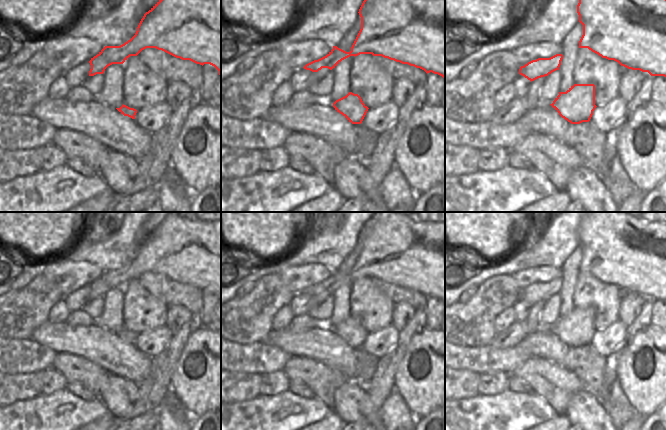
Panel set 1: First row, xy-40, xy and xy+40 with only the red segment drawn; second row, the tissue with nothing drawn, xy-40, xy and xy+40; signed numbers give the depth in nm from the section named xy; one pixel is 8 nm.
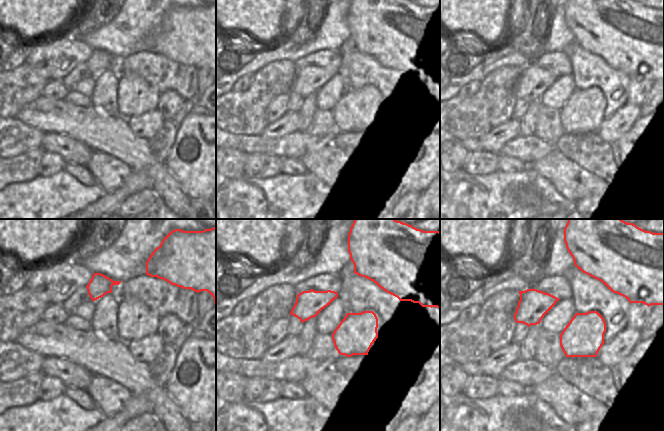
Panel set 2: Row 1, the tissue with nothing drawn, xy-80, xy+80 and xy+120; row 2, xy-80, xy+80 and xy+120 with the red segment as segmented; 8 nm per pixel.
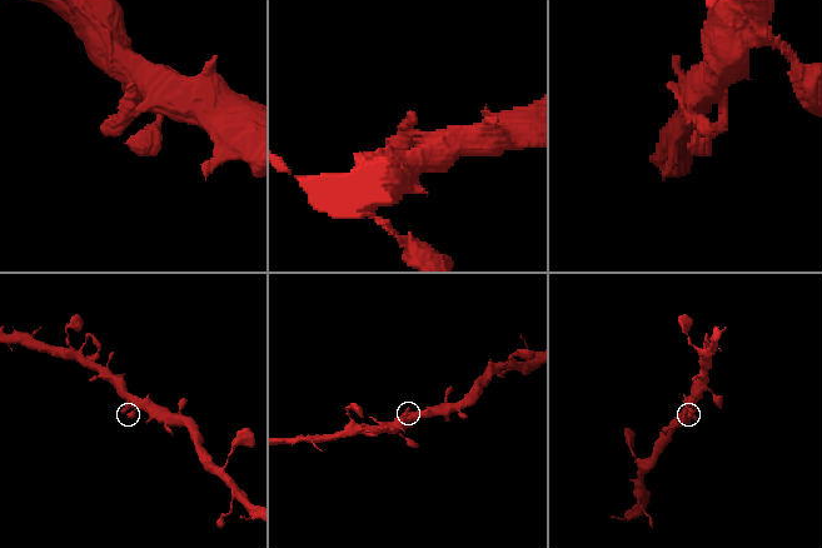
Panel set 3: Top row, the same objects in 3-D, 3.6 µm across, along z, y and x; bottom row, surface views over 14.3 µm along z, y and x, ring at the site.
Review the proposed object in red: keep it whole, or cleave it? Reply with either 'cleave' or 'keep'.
keep

